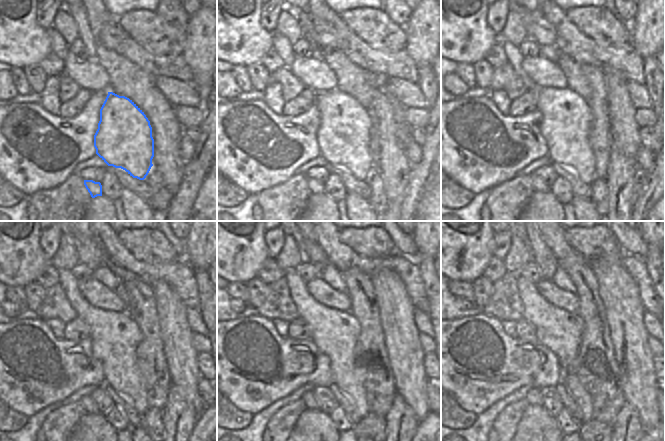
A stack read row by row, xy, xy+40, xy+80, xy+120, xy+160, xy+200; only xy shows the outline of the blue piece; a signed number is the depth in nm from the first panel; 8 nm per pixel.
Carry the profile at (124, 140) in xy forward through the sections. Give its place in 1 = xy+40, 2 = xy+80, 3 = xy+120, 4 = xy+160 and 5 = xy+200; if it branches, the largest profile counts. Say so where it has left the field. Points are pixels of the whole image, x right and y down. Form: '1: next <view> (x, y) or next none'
1: next xy+40 (343, 135)
2: next xy+80 (566, 118)
3: next xy+120 (115, 336)
4: next xy+160 (335, 333)
5: next xy+200 (560, 331)

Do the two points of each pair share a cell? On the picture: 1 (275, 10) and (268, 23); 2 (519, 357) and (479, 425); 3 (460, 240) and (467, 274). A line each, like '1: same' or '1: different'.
1: same
2: different
3: same

